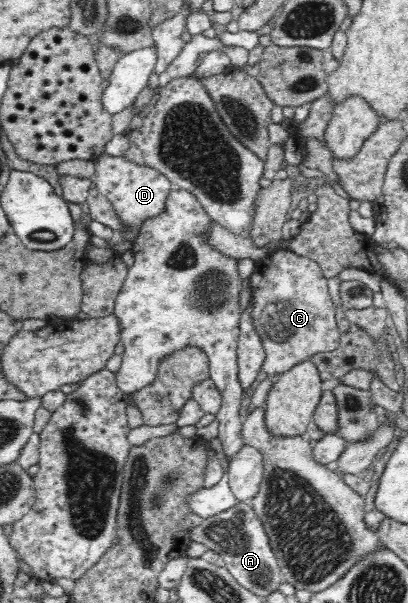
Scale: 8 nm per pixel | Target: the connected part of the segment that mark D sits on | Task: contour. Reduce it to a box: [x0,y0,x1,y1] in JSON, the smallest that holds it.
[92,154,174,243]

